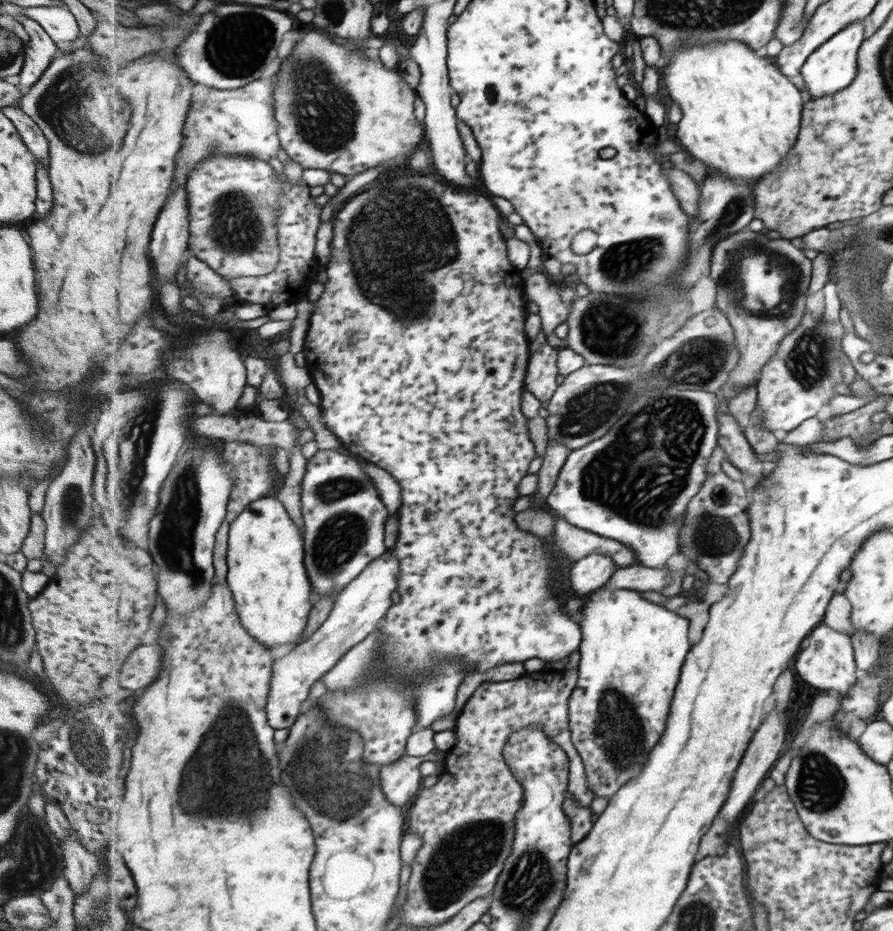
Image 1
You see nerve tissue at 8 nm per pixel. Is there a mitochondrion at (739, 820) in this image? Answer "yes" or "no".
no

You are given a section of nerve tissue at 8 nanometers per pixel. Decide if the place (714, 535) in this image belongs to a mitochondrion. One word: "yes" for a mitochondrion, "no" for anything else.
yes

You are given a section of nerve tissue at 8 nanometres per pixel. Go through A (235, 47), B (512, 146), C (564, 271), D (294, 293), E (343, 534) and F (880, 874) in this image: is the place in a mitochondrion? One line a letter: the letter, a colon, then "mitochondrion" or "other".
A: mitochondrion
B: other
C: other
D: other
E: mitochondrion
F: other

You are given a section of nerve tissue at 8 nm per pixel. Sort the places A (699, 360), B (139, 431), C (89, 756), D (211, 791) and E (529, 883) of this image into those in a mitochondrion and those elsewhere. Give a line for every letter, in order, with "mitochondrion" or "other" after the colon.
A: mitochondrion
B: mitochondrion
C: mitochondrion
D: mitochondrion
E: mitochondrion

